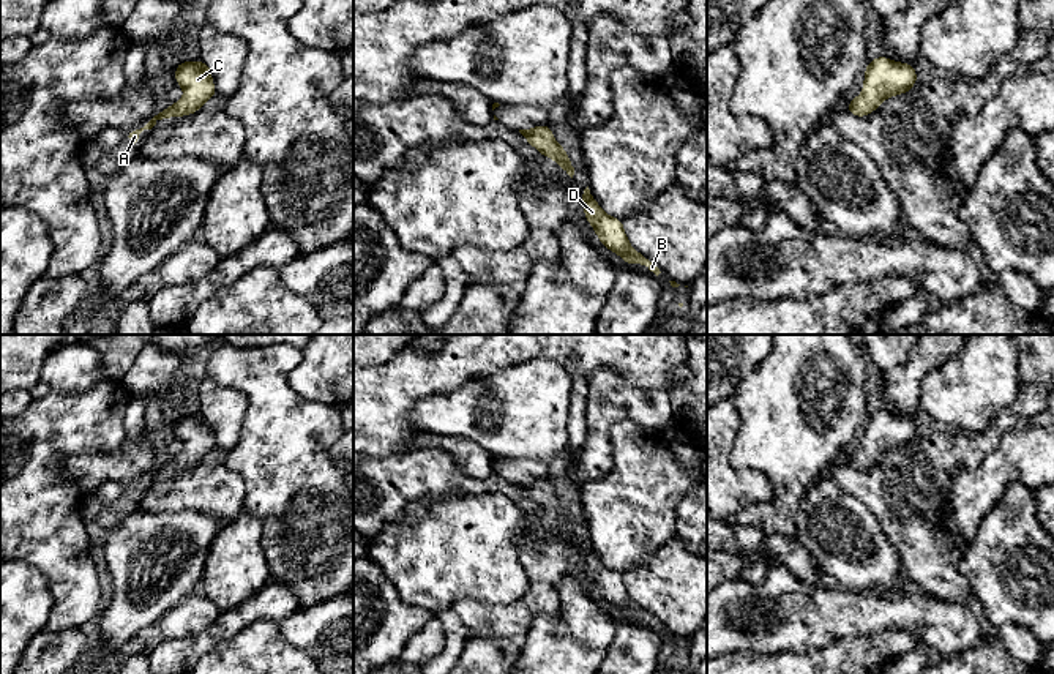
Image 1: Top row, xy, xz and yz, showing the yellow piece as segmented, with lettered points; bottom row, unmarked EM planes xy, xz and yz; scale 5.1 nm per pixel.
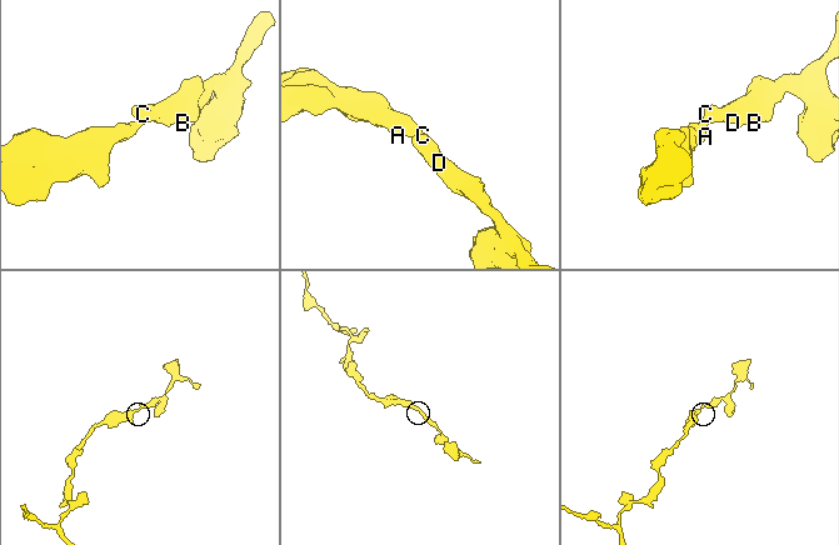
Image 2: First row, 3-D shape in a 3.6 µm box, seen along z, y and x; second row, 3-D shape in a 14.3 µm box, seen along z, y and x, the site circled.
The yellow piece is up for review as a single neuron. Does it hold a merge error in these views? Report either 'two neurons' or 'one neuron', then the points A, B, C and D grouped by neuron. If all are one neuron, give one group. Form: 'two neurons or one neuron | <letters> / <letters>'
one neuron | A B C D

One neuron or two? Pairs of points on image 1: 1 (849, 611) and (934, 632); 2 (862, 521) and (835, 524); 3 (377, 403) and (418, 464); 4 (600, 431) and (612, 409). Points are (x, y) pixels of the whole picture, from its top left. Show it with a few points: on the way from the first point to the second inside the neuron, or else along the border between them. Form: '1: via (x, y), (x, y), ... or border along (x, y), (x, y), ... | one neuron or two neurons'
1: via (873, 614), (919, 614) | one neuron
2: via (855, 524), (841, 524) | one neuron
3: border along (401, 452), (385, 456), (370, 455) | two neurons
4: via (600, 426), (600, 422), (608, 414) | one neuron

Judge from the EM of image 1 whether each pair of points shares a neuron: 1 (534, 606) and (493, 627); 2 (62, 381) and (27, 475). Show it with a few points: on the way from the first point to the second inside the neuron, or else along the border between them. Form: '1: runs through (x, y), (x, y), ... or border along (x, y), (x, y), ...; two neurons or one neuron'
1: runs through (524, 610), (513, 621), (502, 621); one neuron
2: border along (95, 382), (84, 392), (59, 393), (51, 390); two neurons

